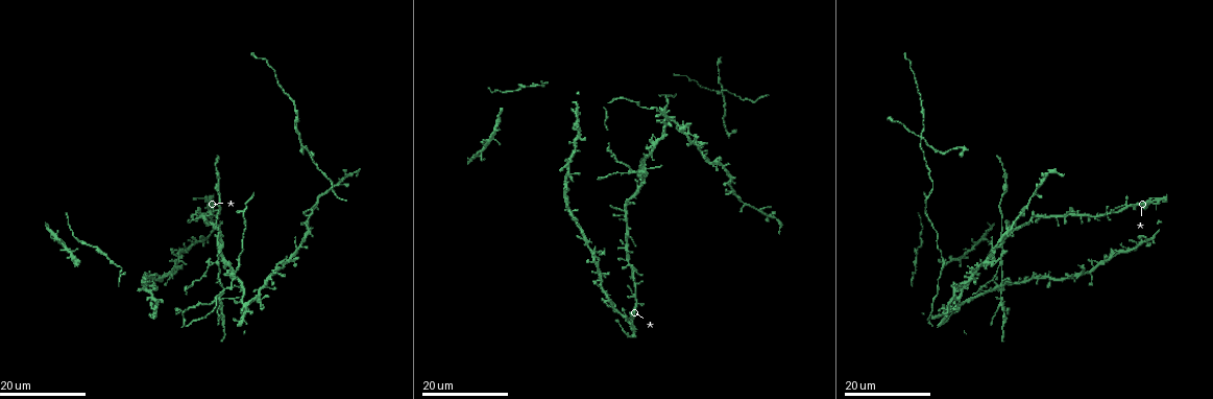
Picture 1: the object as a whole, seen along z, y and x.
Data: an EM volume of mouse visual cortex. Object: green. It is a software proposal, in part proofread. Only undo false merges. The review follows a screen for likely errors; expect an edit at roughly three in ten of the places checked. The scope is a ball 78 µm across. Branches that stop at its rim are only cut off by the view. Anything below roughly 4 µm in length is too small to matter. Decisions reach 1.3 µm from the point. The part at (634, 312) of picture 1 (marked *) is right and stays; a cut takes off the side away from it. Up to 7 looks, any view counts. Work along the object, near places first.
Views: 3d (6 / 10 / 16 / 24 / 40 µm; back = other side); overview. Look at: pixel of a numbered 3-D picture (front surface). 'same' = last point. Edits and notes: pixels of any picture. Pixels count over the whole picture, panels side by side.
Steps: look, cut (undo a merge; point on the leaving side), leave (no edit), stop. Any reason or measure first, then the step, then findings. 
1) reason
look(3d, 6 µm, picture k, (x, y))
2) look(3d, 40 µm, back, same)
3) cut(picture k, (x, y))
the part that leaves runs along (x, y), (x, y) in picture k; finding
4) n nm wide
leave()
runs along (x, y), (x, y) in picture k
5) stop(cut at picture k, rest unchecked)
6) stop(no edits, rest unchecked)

three-way junction
look(3d, 24 µm, picture 1, (1001, 263))

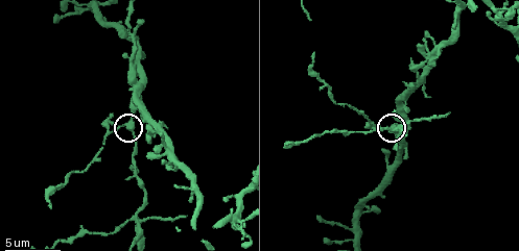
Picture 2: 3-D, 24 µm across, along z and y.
zoom in
look(3d, 6 µm, picture 2, (125, 126))

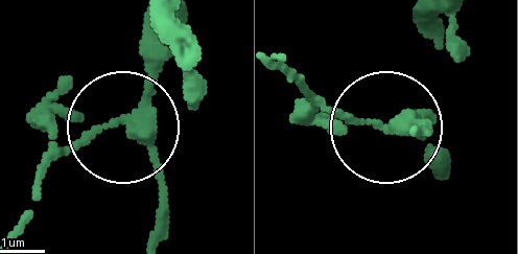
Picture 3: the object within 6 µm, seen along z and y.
cut(picture 3, (161, 182))
the part that leaves runs along (136, 128), (159, 180), (159, 235) in picture 3; two neurons meet here

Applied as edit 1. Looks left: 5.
redraw
look(overview)

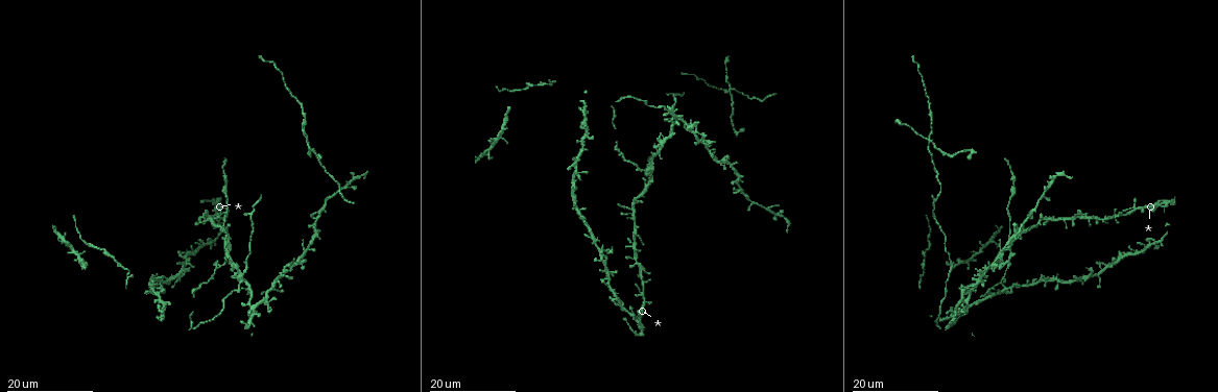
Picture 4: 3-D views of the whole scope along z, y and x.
three-way junction
look(3d, 24 µm, picture 4, (248, 291))

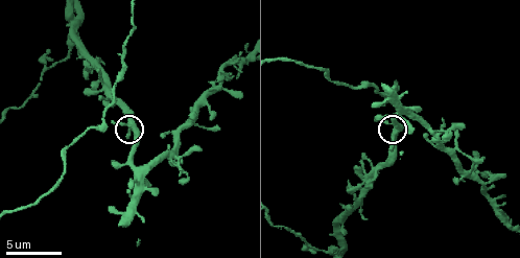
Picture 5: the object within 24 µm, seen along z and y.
zoom in
look(3d, 10 µm, picture 5, (128, 127))

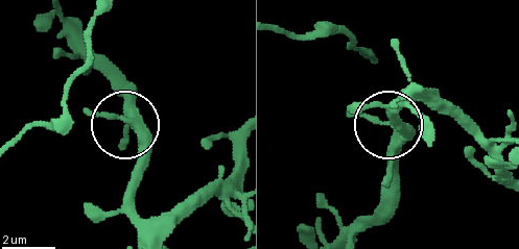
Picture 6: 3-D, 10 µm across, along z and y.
280 nm wide
leave()
all the same neuron

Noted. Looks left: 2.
four or more arms meet
look(3d, 24 µm, picture 4, (928, 138))

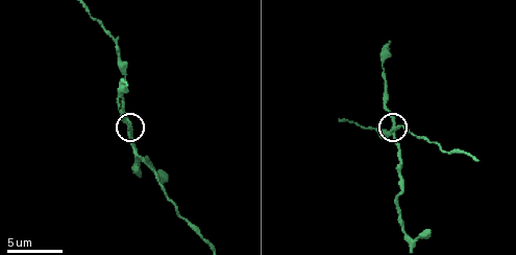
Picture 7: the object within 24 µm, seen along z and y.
look(3d, 6 µm, picture 7, (392, 125))

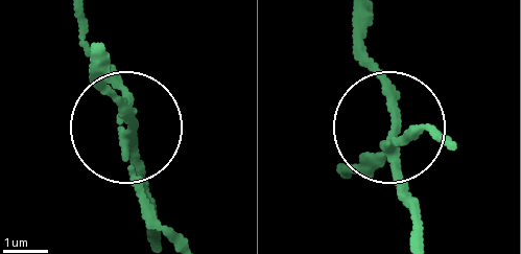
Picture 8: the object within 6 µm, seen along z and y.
200 nm wide
cut(picture 8, (125, 105))
the part that leaves runs along (389, 156), (419, 241) in picture 8; a second neuron is stuck on

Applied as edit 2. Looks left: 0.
stop(cut at picture 3, cut at picture 8, rest unchecked)

